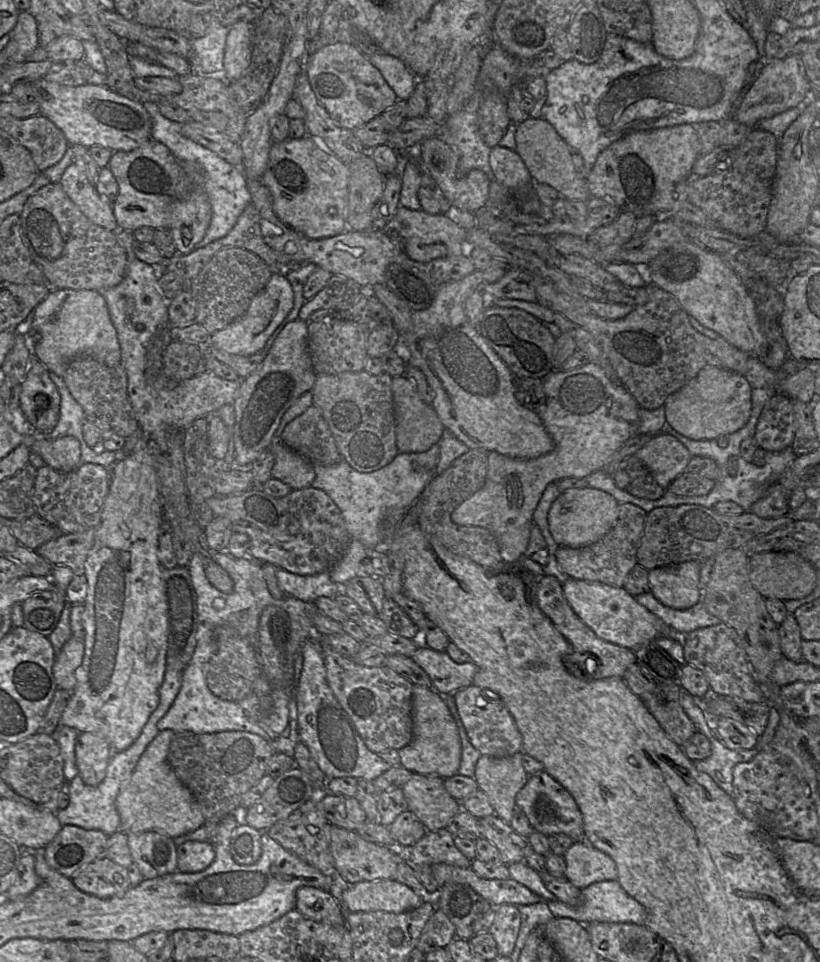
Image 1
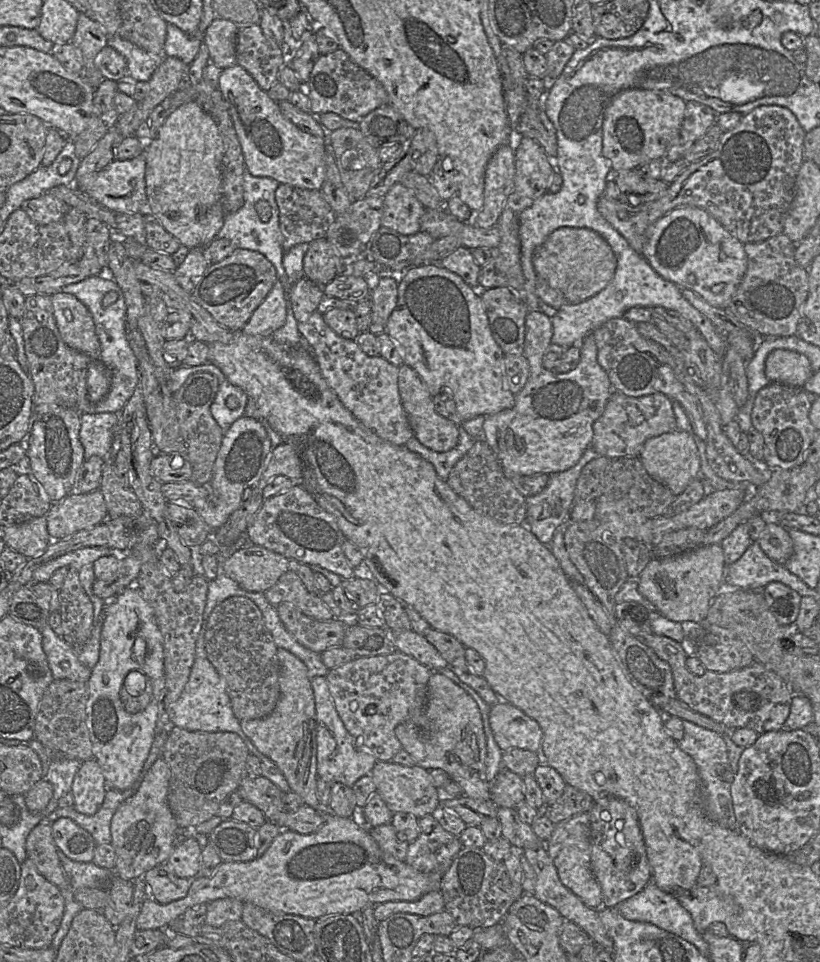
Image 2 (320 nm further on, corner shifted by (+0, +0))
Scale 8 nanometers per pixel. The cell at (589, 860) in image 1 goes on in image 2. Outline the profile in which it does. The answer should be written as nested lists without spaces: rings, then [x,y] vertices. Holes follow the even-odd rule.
[[[588,812],[575,815],[555,825],[550,839],[545,843],[559,878],[587,906],[603,907],[602,890],[591,868],[591,839]]]

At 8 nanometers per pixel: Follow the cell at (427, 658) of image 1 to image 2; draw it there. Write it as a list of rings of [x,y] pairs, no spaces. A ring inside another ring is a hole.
[[[412,629],[391,633],[393,633],[393,640],[397,651],[415,658],[431,671],[438,672],[449,667],[448,662],[441,656],[439,651],[426,640],[425,636],[416,633]]]

